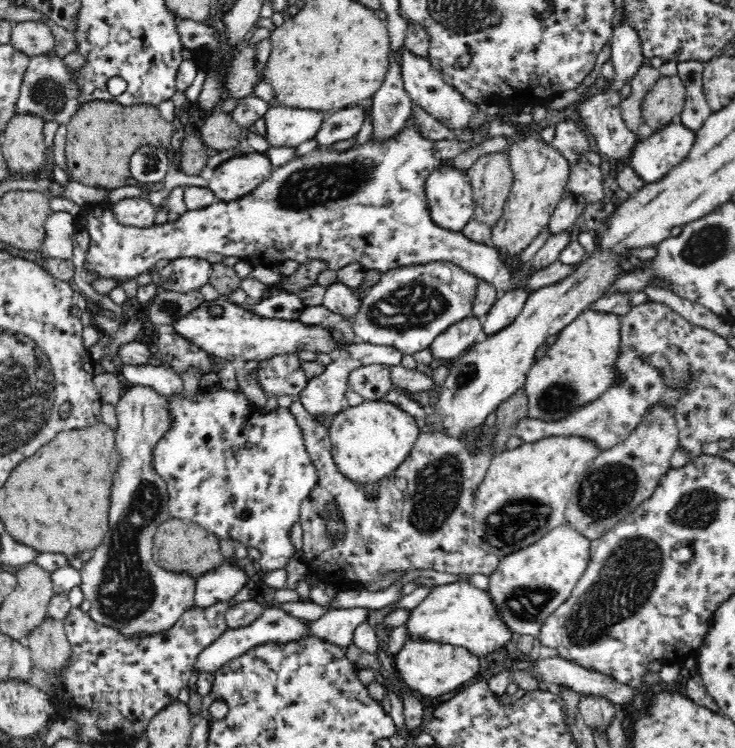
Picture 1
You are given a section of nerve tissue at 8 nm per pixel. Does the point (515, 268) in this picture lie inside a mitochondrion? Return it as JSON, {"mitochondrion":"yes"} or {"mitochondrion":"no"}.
{"mitochondrion":"no"}

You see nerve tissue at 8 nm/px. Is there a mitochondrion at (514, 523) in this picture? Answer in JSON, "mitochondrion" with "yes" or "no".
{"mitochondrion":"yes"}

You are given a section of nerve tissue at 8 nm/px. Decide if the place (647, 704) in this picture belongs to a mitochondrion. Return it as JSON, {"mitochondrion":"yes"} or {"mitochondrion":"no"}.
{"mitochondrion":"no"}

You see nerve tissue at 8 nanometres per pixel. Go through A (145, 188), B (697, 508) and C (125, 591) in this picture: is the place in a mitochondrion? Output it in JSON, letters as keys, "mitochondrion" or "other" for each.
{"A":"other","B":"mitochondrion","C":"mitochondrion"}

